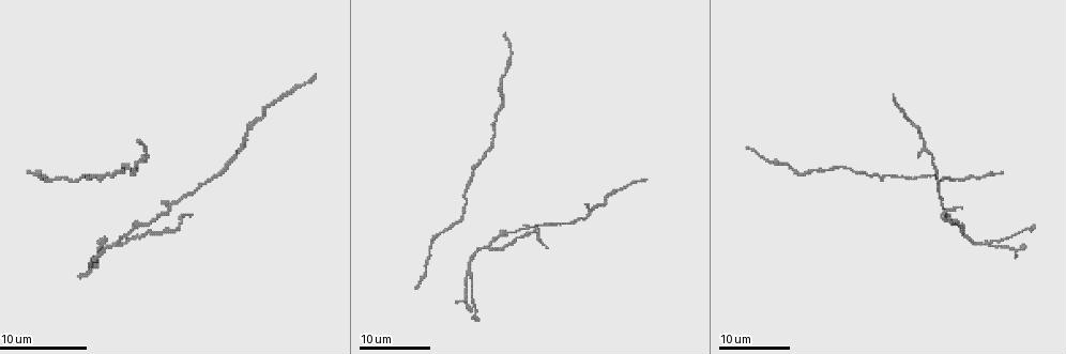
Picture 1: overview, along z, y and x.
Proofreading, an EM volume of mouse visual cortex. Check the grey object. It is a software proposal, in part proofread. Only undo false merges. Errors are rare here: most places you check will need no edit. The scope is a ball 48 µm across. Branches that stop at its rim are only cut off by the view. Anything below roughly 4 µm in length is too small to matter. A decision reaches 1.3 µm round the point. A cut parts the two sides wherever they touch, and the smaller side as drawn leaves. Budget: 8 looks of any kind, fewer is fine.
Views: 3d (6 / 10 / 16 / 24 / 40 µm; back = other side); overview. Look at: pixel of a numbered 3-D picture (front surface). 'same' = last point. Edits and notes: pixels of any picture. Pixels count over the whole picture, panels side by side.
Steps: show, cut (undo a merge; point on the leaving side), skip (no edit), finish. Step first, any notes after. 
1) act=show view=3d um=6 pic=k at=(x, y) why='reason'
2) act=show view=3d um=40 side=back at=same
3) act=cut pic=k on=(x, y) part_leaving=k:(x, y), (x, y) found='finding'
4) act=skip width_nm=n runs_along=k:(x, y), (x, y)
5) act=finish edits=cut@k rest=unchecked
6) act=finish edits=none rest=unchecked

act=show view=3d um=16 pic=1 at=(988, 241) why='three-way junction'

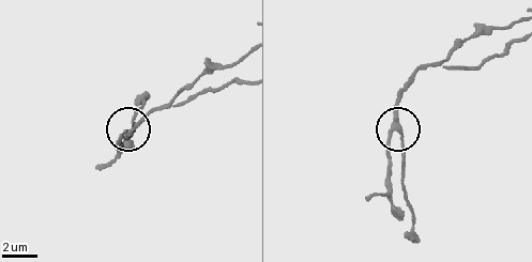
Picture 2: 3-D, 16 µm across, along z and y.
act=show view=3d um=6 pic=2 at=(394, 126)

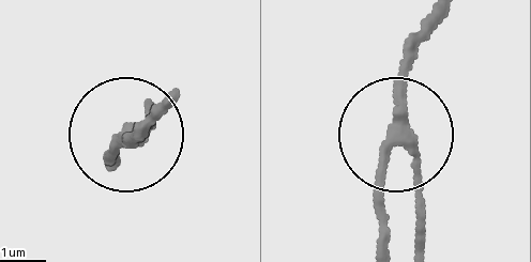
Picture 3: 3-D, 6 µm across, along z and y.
act=skip width_nm=240 runs_along=3:(439, 19), (409, 65), (409, 111), (385, 168), (385, 249) found='continuous, no second cell'

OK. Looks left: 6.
act=show view=3d um=24 pic=1 at=(176, 230) why='calibre changes'

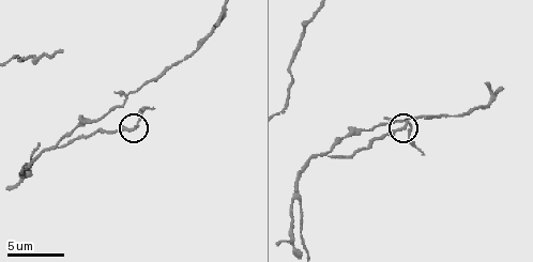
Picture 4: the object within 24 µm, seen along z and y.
act=show view=3d um=6 pic=4 at=(134, 127) why='zoom in'

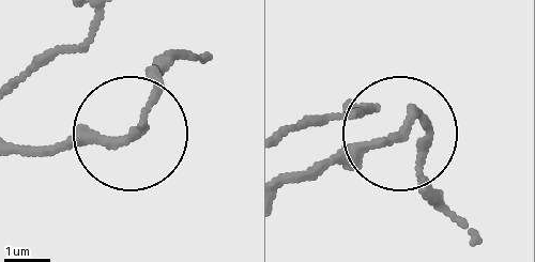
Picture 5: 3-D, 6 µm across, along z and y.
act=skip runs_along=5:(19, 147), (123, 142), (157, 96), (157, 70) found='one cell here'

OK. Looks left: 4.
act=show view=3d um=10 pic=4 at=(58, 148) why='side arm on a straight run'

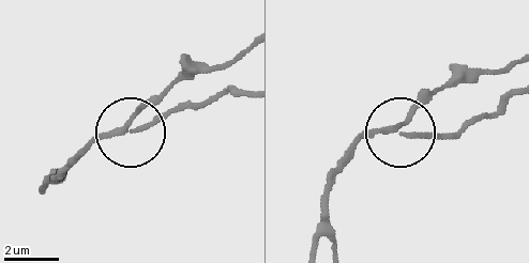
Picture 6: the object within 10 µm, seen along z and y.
act=skip runs_along=6:(184, 59), (177, 77), (129, 125), (136, 133), (189, 107) found='one cell here'

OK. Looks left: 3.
act=show view=3d um=6 pic=4 at=(287, 99)

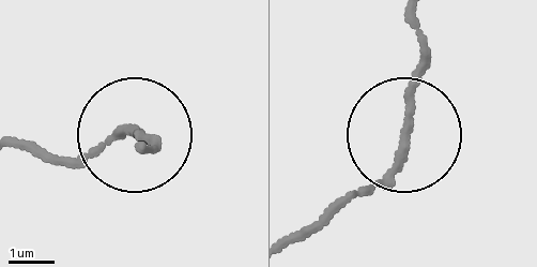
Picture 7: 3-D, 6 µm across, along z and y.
act=show view=3d um=6 side=back pic=7 at=(407, 128)

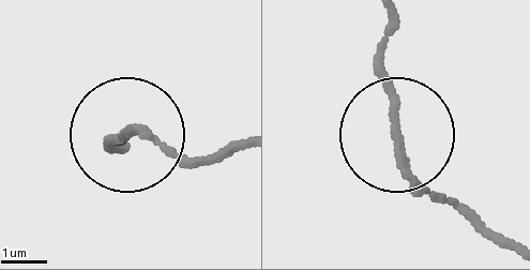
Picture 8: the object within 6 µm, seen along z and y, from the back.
act=skip side_arm_um=15 found='one cell here'

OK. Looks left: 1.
act=finish edits=none rest=unchecked

